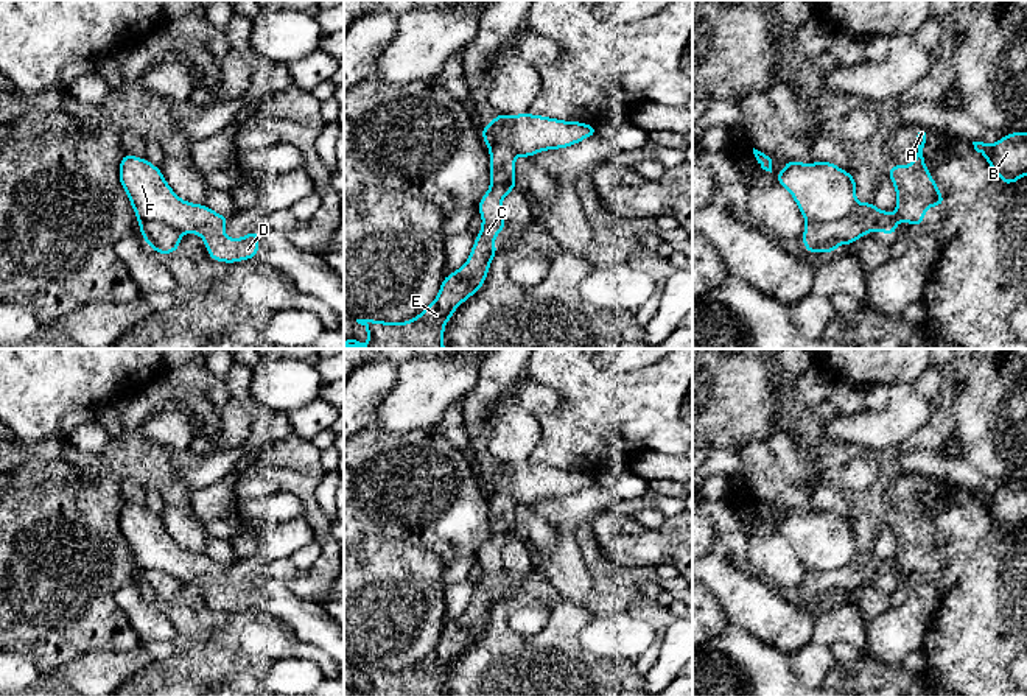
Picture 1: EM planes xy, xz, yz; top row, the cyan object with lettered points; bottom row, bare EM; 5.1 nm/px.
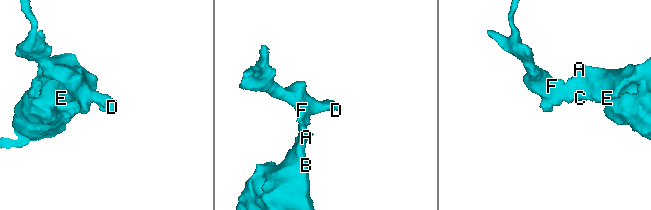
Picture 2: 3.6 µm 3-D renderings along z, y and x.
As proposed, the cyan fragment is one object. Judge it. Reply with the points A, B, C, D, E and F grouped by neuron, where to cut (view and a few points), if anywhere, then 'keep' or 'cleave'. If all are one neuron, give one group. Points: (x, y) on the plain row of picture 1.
A B C E / D F | yz (856, 551), (841, 567), (808, 572) | cleave

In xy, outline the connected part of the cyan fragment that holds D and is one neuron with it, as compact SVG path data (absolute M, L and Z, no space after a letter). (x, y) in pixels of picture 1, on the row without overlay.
M123 501L118 529L135 561L138 573L162 570L179 582L196 581L215 610L237 612L258 604L260 579L252 578L243 587L227 587L223 576L230 568L205 553L181 548L166 533L162 518L149 509Z

